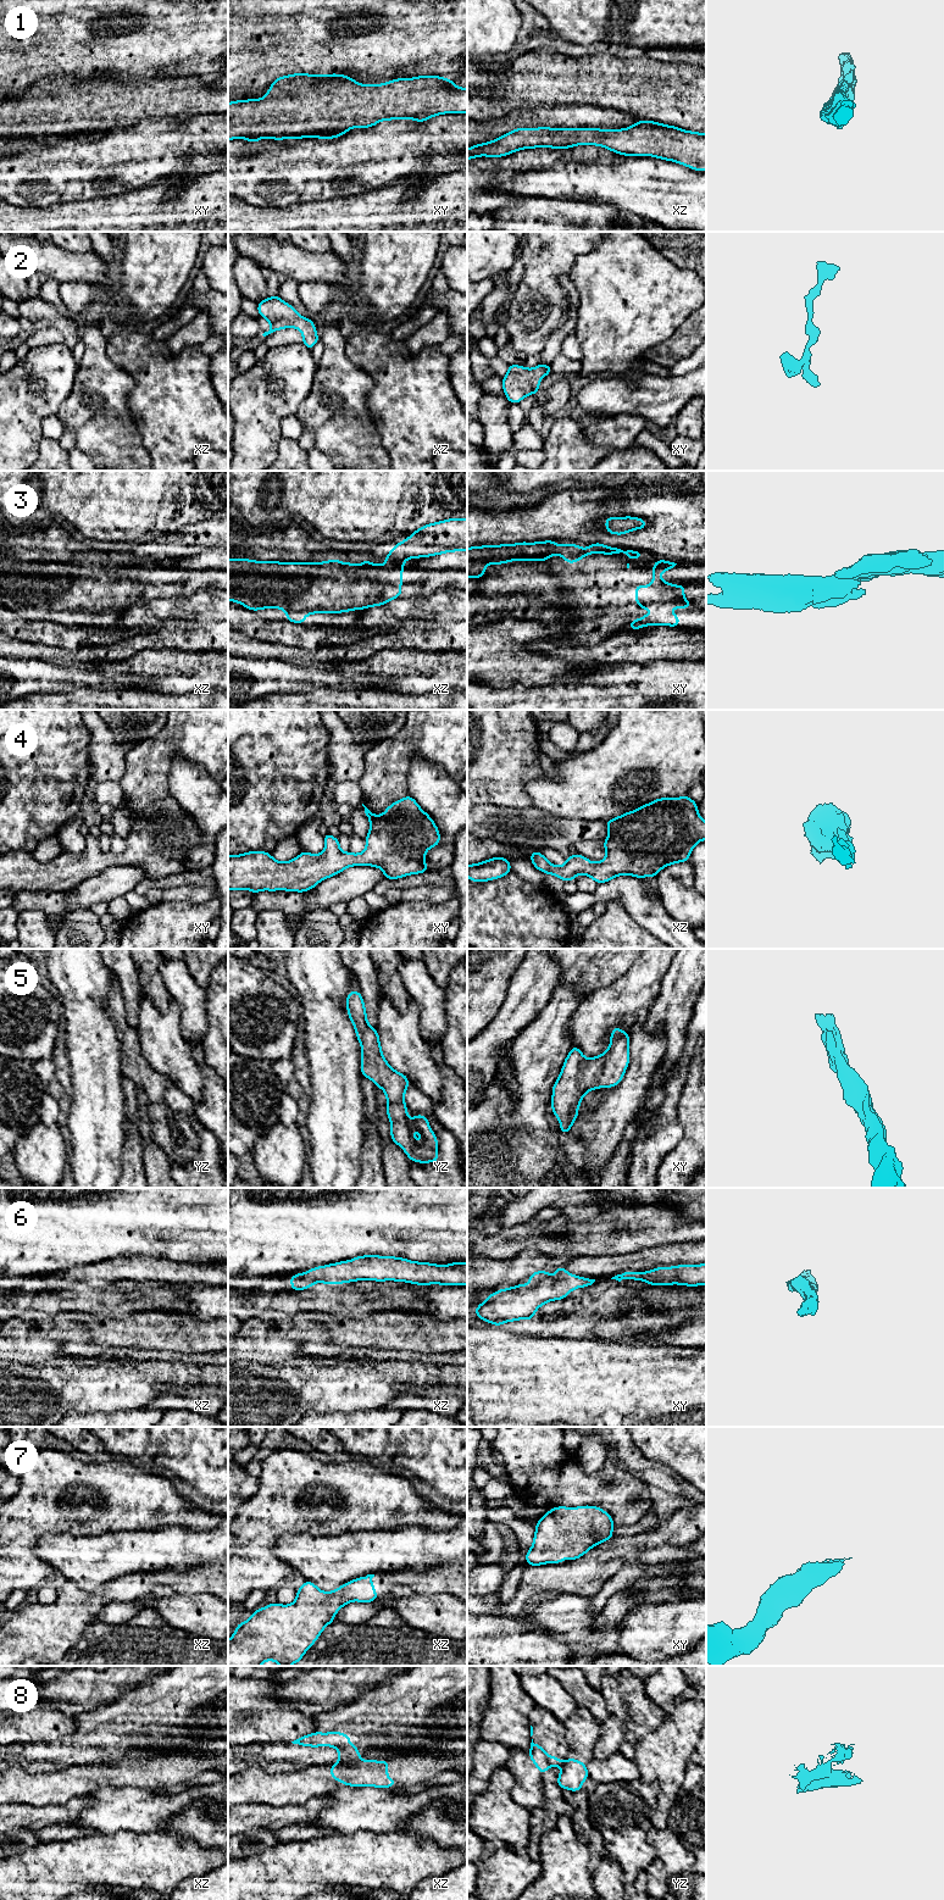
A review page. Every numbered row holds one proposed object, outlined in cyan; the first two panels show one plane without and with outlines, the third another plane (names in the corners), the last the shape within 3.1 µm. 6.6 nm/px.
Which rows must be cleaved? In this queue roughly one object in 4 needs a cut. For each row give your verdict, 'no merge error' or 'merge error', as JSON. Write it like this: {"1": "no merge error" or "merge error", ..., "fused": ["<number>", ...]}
{"1": "no merge error", "2": "no merge error", "3": "merge error", "4": "no merge error", "5": "no merge error", "6": "no merge error", "7": "no merge error", "8": "merge error", "fused": ["3", "8"]}

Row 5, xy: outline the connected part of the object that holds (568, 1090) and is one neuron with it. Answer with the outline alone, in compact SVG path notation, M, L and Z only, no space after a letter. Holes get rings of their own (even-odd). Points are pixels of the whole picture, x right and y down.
M615 1027L610 1041L607 1050L596 1057L585 1059L579 1048L572 1046L565 1059L551 1096L551 1110L560 1122L561 1133L570 1133L588 1091L612 1088L622 1080L631 1059L629 1033Z

